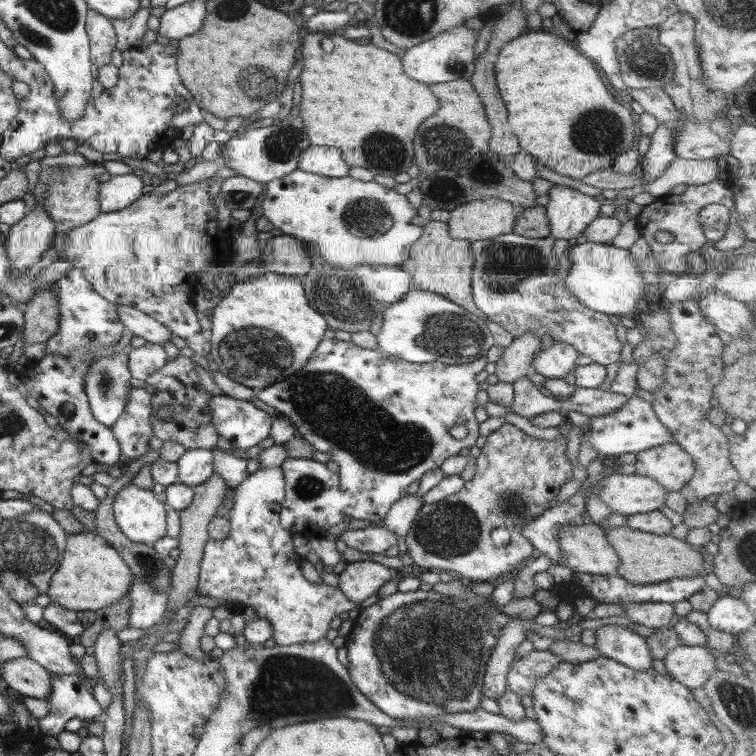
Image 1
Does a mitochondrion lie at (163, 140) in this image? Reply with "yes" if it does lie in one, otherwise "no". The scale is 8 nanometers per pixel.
no

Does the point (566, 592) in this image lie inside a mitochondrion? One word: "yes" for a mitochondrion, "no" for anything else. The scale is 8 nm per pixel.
no

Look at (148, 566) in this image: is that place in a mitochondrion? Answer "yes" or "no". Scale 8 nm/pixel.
yes

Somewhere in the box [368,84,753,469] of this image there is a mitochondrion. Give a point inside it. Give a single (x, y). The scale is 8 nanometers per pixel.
(453, 334)

